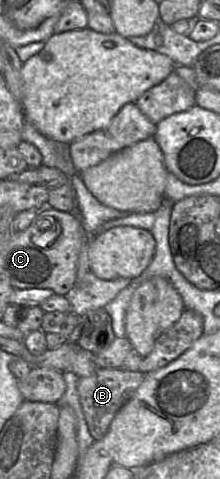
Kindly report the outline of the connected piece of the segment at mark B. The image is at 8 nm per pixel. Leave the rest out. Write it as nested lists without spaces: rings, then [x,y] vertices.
[[[99,369],[89,377],[79,377],[77,390],[86,423],[92,437],[101,440],[123,405],[132,397],[144,380],[145,374],[139,371],[122,369]]]

